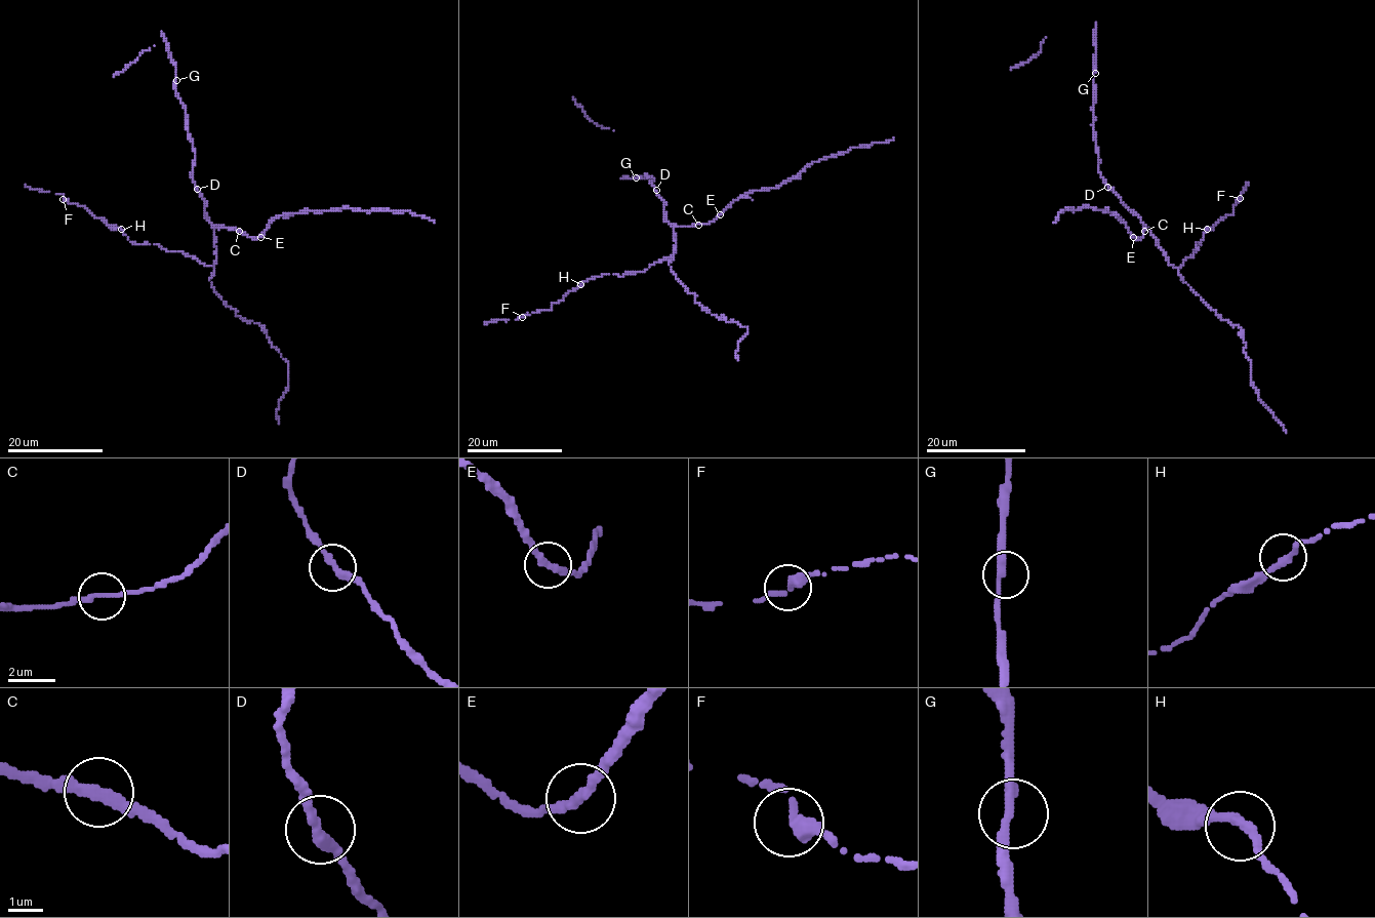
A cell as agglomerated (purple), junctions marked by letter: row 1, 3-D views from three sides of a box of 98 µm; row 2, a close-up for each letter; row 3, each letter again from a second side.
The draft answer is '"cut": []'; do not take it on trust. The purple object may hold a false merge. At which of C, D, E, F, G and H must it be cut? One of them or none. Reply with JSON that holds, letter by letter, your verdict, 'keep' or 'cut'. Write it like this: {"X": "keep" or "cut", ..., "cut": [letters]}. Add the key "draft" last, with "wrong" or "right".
{"C": "keep", "D": "keep", "E": "keep", "F": "keep", "G": "keep", "H": "keep", "cut": [], "draft": "right"}

